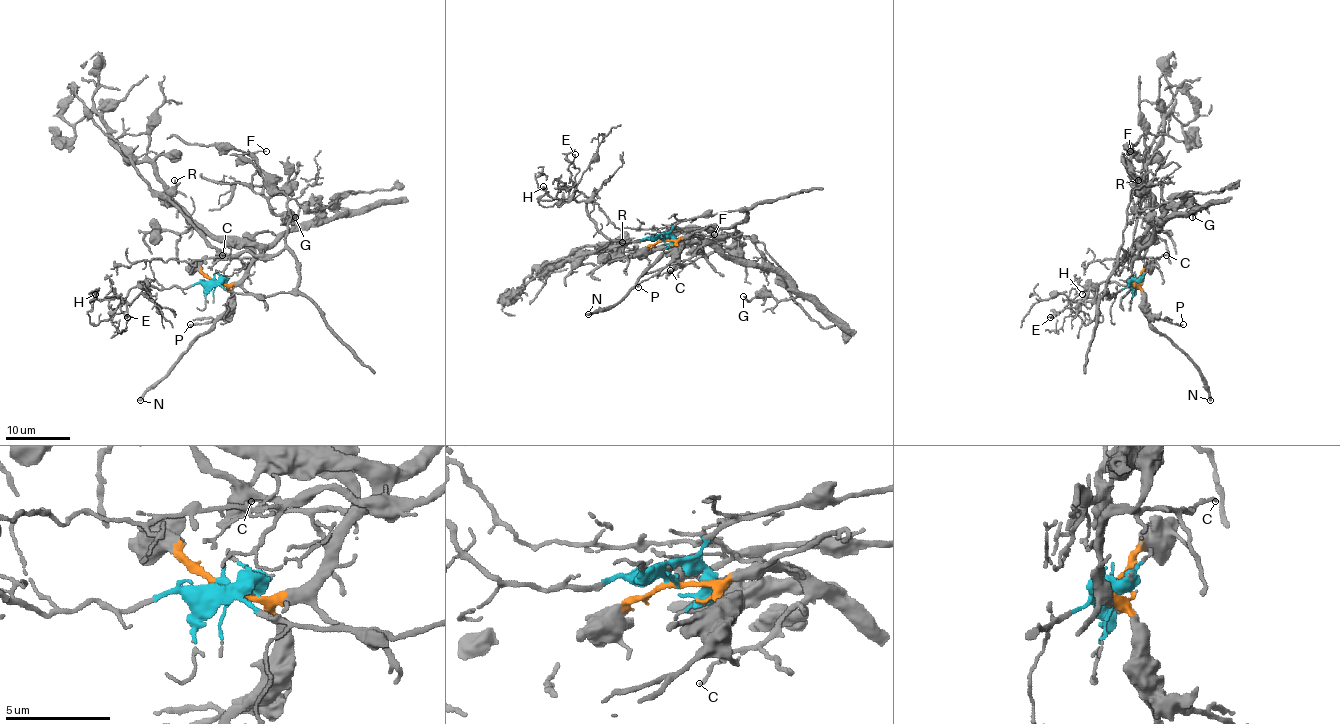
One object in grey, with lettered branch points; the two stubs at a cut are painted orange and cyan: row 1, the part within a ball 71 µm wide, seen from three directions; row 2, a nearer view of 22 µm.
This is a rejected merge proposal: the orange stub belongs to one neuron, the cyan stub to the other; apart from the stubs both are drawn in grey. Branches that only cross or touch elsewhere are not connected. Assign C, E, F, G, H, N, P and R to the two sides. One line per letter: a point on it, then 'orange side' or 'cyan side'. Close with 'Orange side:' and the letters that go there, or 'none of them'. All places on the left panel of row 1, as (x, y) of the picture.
C: (222, 255) | orange side
E: (127, 317) | cyan side
F: (266, 151) | orange side
G: (295, 217) | orange side
H: (95, 294) | cyan side
N: (140, 400) | orange side
P: (190, 324) | orange side
R: (174, 180) | orange side
Orange side: C, F, G, N, P, R

